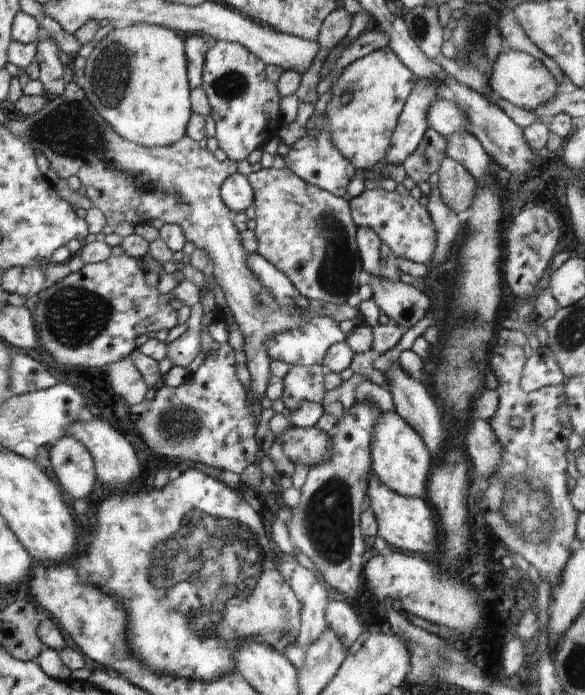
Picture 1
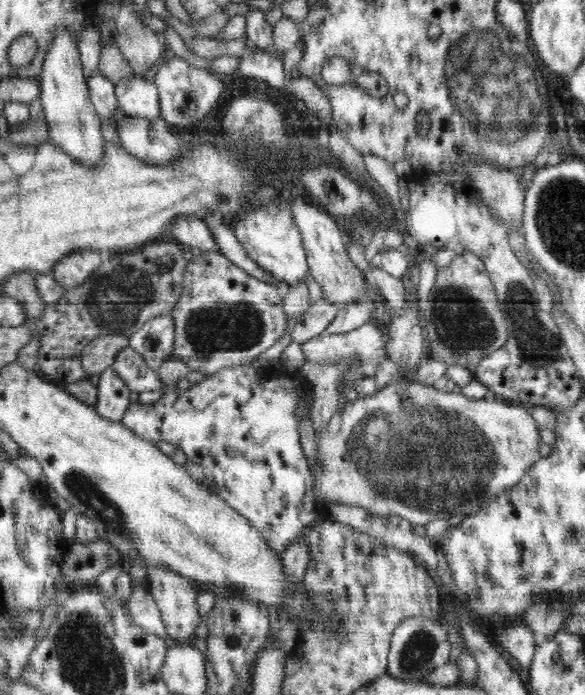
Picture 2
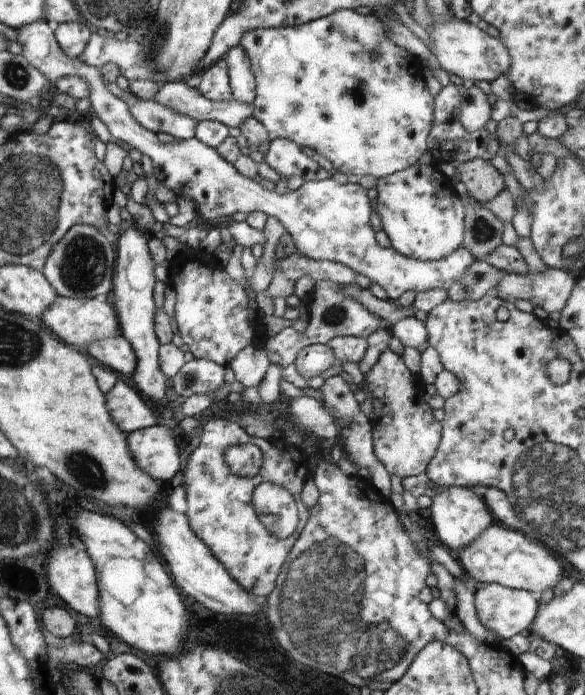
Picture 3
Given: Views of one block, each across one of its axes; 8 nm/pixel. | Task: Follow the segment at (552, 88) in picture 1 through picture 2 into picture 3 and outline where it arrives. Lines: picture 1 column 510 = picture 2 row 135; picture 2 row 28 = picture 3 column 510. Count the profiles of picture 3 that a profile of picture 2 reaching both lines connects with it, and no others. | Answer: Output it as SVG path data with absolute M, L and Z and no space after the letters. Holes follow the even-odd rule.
M453 15L448 22L433 20L428 30L430 40L434 43L431 52L438 59L442 70L456 74L463 80L489 83L509 71L511 58L504 43L498 37L488 35L476 24L456 19Z

